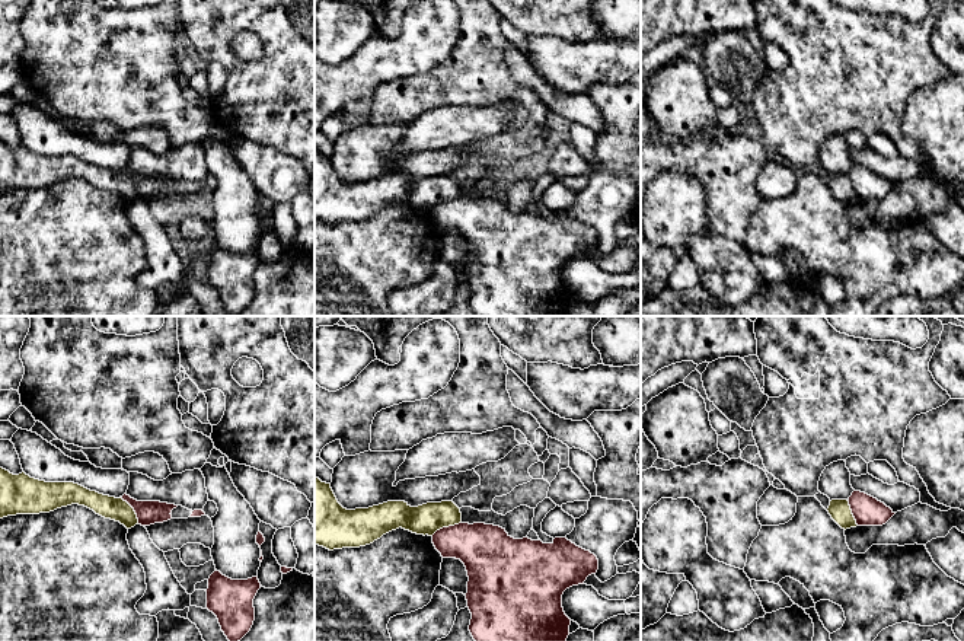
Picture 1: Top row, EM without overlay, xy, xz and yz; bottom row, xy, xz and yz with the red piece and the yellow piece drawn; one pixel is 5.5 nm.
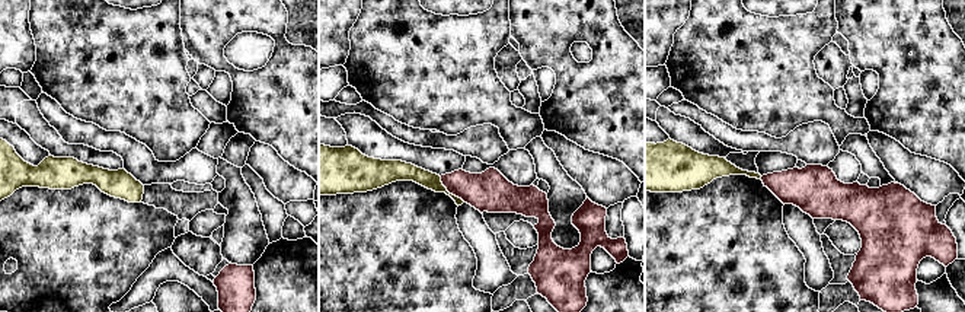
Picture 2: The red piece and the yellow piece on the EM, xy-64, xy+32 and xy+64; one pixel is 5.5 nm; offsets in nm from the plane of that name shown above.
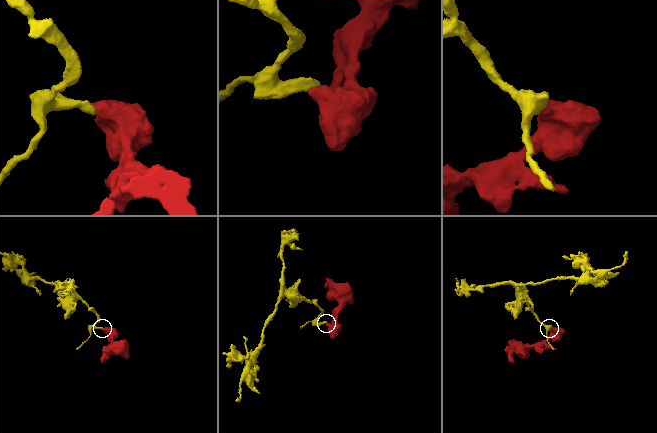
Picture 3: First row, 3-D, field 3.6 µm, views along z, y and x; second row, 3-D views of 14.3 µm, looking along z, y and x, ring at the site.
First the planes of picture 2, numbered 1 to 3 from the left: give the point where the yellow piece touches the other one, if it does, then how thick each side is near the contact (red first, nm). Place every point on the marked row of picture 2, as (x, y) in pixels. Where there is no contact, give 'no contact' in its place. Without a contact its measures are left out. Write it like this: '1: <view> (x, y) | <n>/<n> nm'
1: no contact
2: xy+32 (450, 193) | 220/90 nm
3: no contact

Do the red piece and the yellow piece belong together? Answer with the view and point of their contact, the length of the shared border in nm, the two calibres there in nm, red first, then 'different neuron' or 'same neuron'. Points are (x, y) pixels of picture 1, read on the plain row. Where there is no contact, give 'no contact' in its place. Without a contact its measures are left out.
xy (134, 184) | 190 nm | 130/130 nm | different neuron

